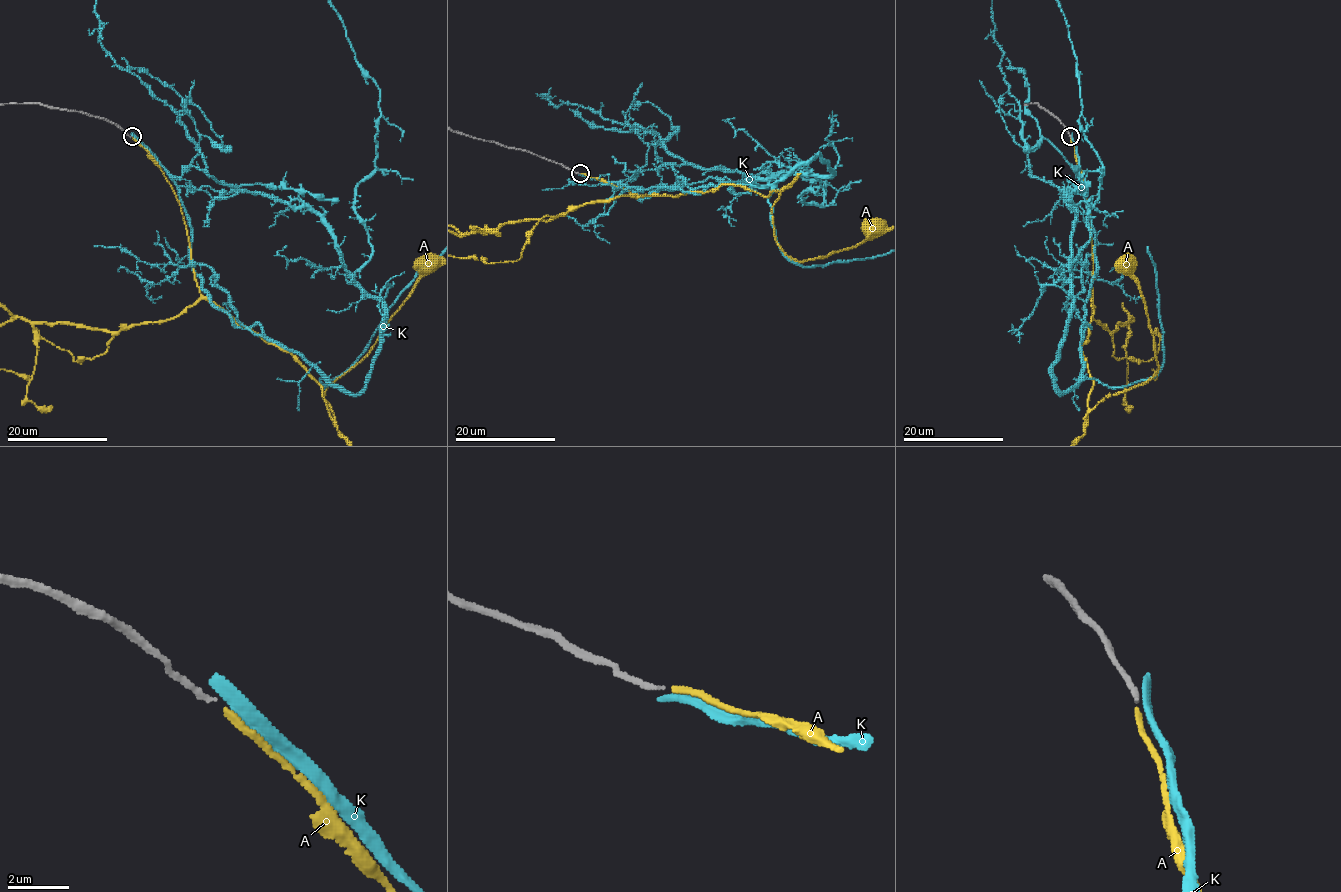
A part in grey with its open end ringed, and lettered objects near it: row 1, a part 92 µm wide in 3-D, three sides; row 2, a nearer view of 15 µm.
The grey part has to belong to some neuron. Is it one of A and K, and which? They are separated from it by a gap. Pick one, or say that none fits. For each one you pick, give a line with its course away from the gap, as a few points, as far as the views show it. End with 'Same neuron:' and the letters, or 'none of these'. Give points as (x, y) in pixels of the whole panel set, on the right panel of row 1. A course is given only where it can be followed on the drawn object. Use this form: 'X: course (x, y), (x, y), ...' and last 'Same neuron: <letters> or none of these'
A: course (1070, 137), (1092, 236), (1093, 310), (1082, 345), (1093, 384), (1090, 410), (1158, 371), (1144, 299), (1125, 265)
Same neuron: A

